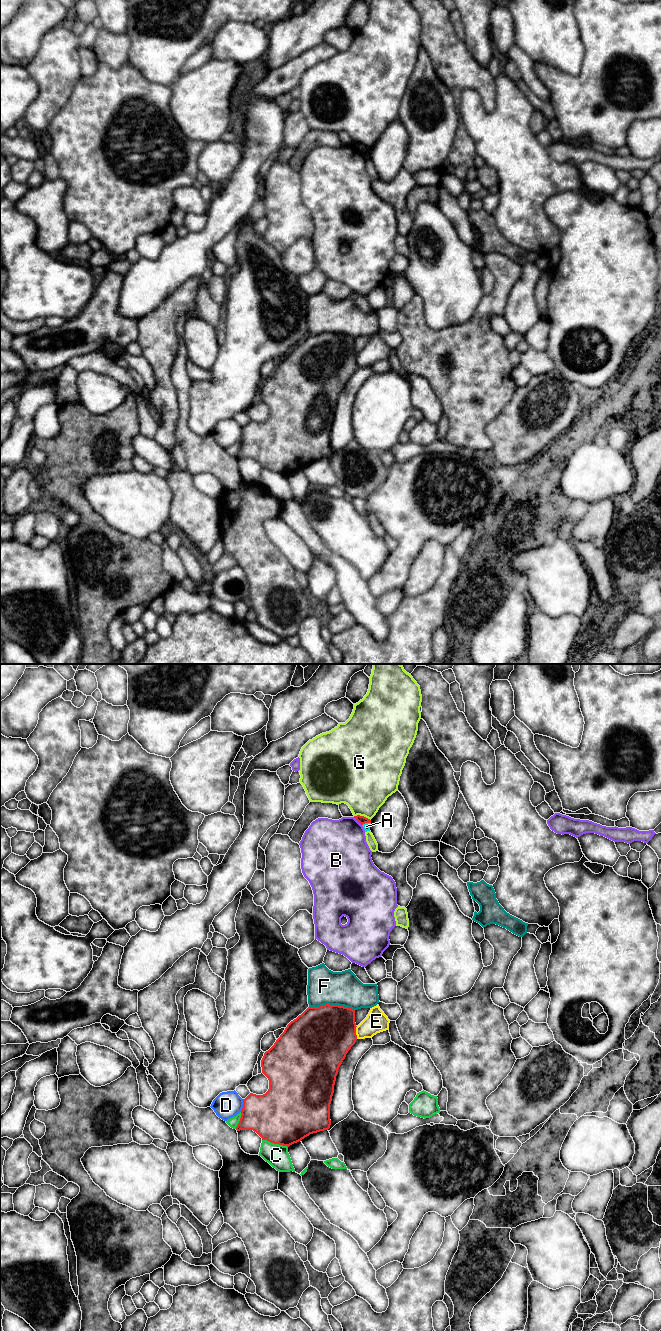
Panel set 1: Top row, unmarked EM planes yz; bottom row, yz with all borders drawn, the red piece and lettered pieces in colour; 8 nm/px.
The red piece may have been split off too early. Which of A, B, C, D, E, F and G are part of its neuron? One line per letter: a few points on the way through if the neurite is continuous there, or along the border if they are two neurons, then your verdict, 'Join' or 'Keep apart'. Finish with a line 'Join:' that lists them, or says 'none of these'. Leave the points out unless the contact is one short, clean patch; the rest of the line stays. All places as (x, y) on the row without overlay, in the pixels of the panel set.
A: Boundary: yz (370, 150), (365, 150), (362, 153). Keep apart
B: Keep apart
C: Keep apart
D: Keep apart
E: Keep apart
F: Keep apart
G: Keep apart
Join: none of these

